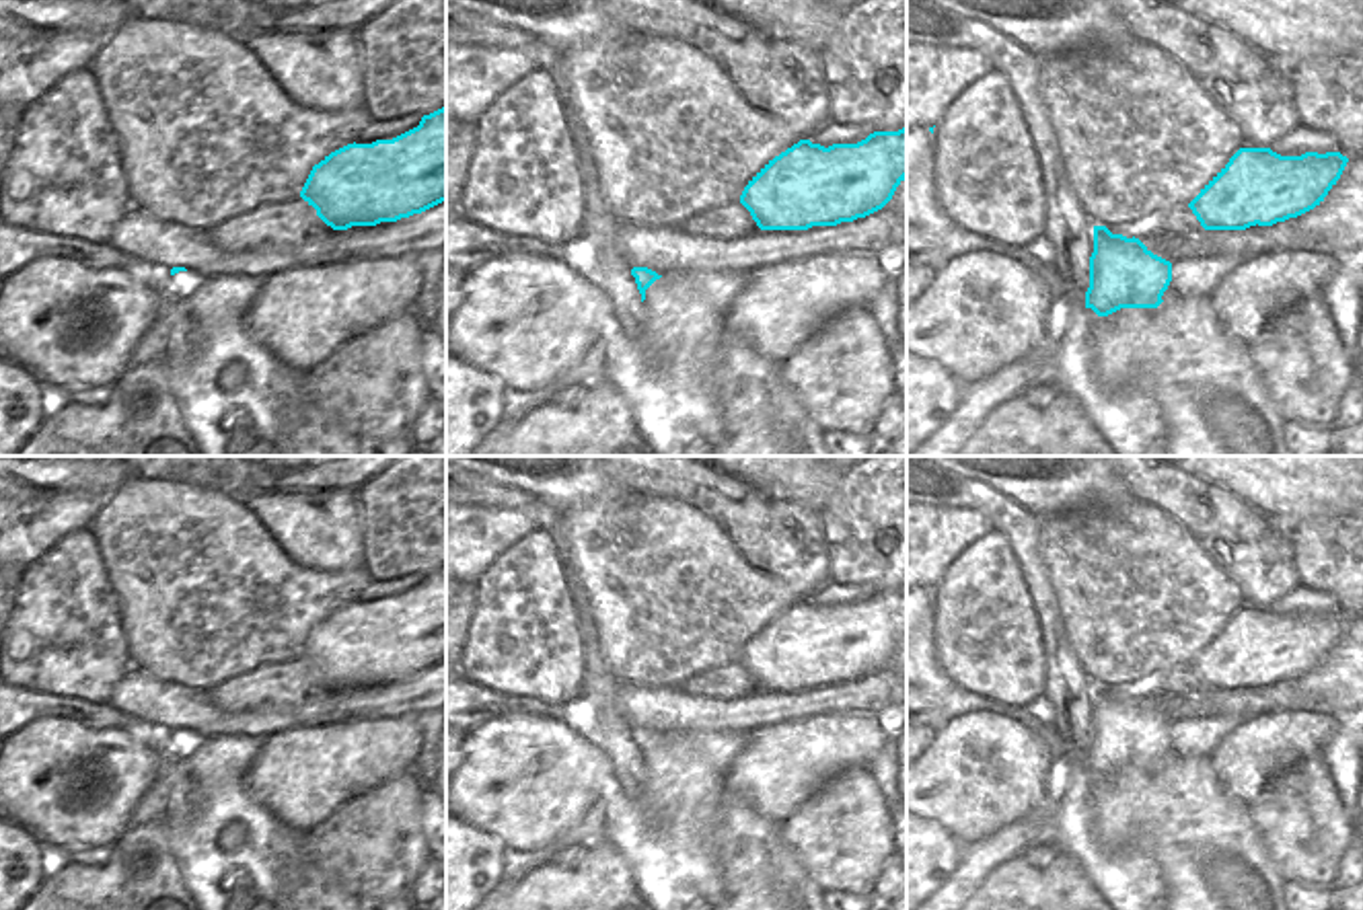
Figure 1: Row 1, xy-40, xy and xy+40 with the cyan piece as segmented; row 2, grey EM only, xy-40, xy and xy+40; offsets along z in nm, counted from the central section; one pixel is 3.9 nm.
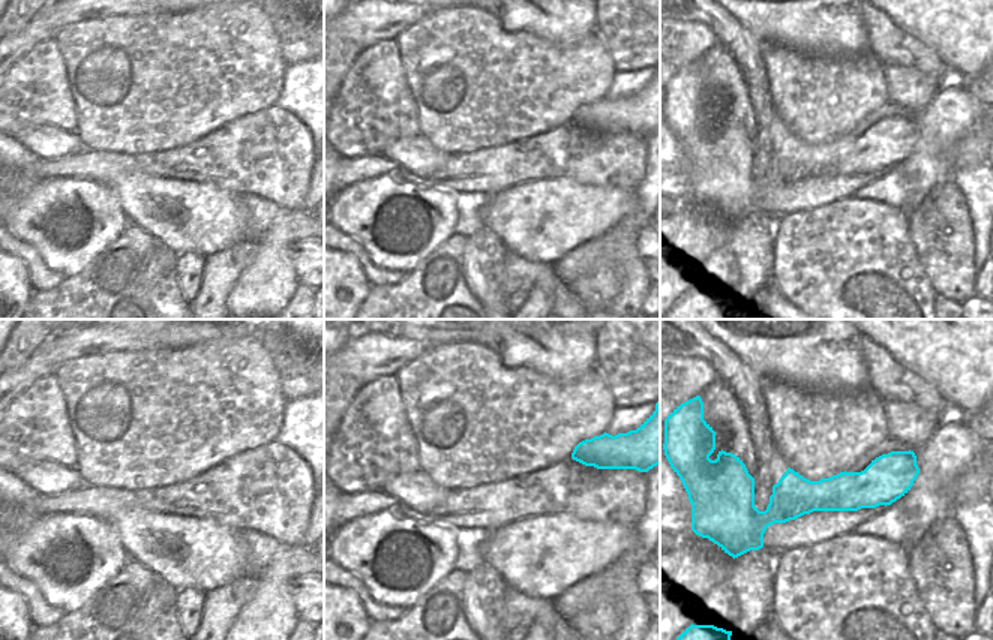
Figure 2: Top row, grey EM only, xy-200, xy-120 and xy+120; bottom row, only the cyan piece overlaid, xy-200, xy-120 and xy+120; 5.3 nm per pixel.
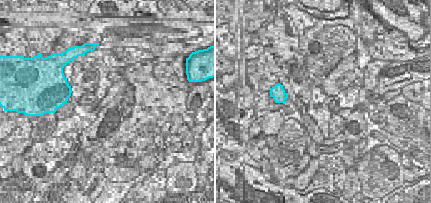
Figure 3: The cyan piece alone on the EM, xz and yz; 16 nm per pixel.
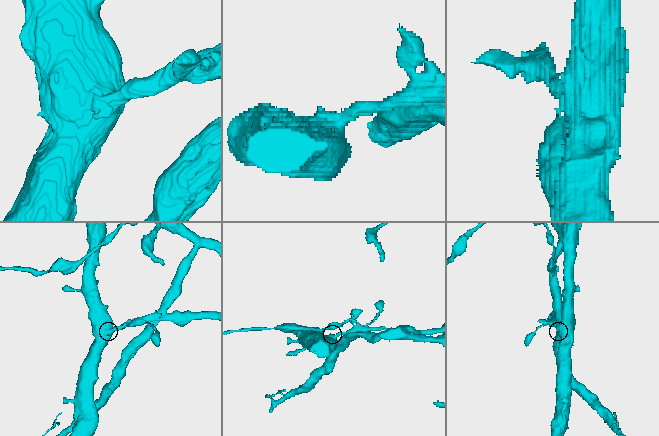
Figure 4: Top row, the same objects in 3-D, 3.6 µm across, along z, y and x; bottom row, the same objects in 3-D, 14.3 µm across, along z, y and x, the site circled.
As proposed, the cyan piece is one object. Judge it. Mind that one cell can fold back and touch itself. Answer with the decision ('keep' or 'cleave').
cleave

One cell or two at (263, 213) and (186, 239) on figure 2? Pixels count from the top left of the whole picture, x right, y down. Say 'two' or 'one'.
two

